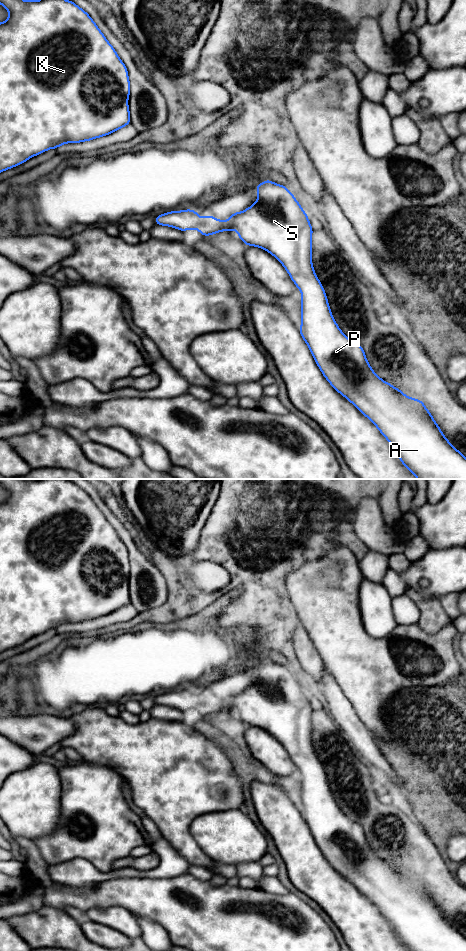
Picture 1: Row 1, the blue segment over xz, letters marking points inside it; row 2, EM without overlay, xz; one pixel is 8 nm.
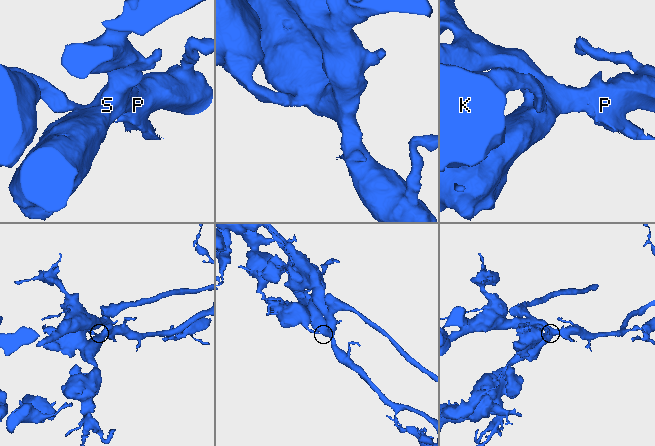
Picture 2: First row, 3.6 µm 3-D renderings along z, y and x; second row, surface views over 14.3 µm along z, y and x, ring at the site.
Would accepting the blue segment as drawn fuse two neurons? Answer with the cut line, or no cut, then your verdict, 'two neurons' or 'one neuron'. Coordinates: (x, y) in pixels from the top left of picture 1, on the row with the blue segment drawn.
cut none; one neuron

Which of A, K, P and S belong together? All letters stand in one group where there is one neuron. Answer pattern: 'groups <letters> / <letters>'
groups A K P S

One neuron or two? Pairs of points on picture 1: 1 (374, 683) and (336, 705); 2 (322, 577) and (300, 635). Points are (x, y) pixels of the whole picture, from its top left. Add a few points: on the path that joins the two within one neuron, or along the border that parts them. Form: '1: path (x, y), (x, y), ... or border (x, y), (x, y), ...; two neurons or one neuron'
1: border (334, 678), (360, 718); two neurons
2: border (300, 622), (315, 647); two neurons

